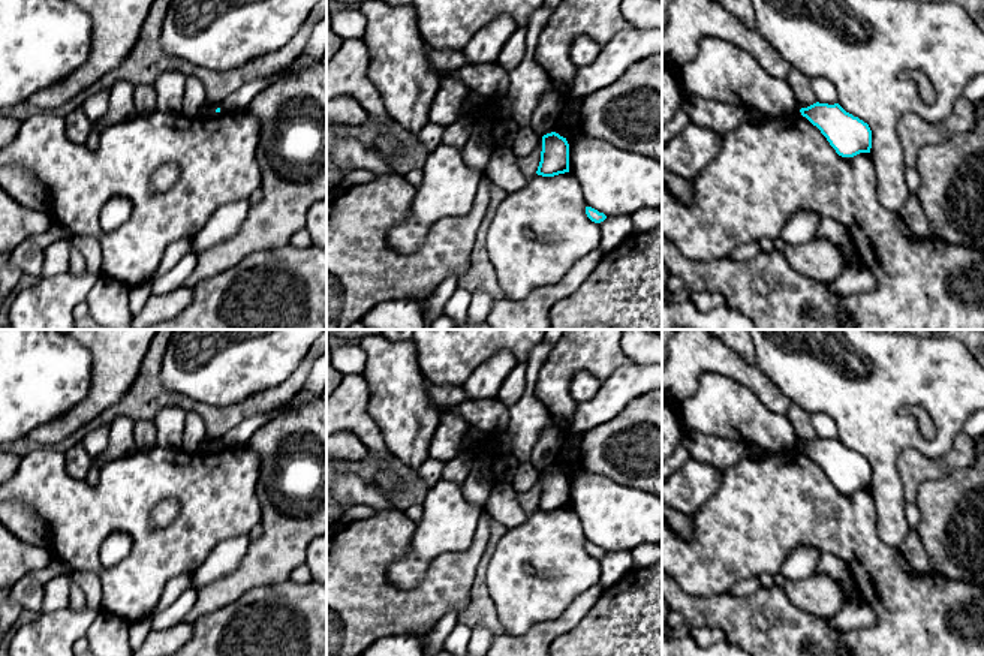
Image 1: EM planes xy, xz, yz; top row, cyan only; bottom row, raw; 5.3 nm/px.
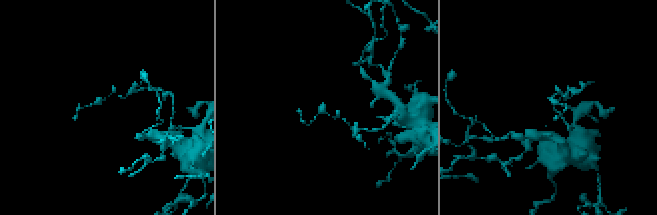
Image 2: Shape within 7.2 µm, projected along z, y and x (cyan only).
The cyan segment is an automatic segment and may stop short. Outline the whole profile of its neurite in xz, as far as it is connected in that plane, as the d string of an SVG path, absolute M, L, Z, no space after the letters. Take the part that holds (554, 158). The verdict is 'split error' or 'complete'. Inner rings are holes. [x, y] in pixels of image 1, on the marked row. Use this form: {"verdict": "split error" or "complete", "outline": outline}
{"verdict": "complete", "outline": "M556 132L542 136L541 162L536 174L554 177L569 172L569 144Z"}

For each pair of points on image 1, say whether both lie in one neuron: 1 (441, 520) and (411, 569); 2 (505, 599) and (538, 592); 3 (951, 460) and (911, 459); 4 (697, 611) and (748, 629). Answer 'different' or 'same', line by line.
1: same
2: same
3: same
4: same

